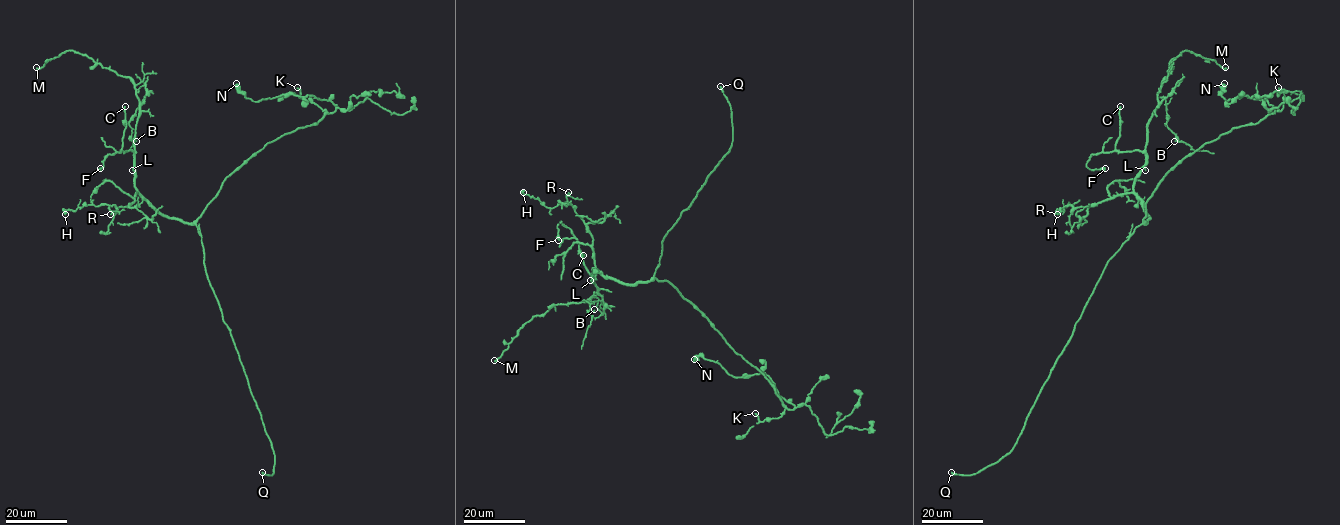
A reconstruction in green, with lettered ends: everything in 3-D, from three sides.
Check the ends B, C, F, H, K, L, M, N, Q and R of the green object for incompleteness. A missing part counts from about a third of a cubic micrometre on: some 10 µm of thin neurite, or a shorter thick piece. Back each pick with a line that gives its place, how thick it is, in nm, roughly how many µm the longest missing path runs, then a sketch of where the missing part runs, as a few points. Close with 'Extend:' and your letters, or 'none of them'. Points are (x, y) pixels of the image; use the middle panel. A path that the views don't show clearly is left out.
Q: place (720, 86); calibre 320 nm; missing 30 µm
Extend: Q

